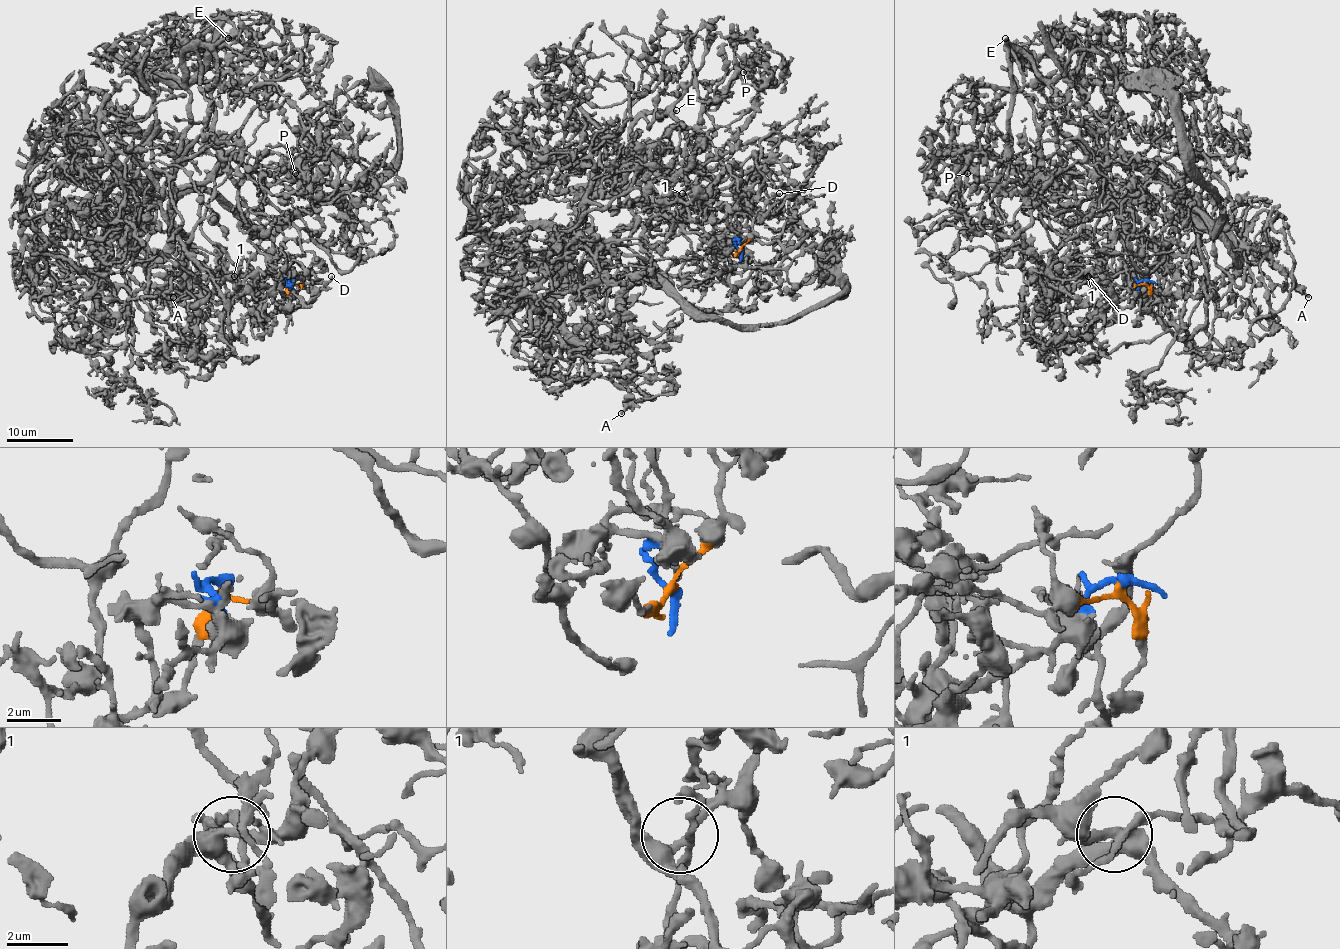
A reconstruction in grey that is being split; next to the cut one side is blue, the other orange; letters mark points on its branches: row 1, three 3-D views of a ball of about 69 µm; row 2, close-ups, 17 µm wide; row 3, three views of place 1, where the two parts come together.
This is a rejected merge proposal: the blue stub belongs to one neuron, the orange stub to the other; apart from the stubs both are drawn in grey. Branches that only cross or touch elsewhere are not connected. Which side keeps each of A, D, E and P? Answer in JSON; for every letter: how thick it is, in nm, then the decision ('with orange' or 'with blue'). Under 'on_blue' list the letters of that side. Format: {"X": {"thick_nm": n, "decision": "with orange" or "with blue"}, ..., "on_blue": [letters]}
{"A": {"thick_nm": 180, "decision": "with blue"}, "D": {"thick_nm": 180, "decision": "with orange"}, "E": {"thick_nm": 280, "decision": "with orange"}, "P": {"thick_nm": 160, "decision": "with orange"}, "on_blue": ["A"]}

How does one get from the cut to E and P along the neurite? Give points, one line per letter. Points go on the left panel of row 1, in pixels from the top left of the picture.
E: (292, 282), (305, 287), (250, 272), (219, 287), (161, 206), (189, 125), (184, 53), (229, 38)
P: (292, 282), (219, 287), (171, 229), (184, 53), (237, 183), (308, 183), (295, 173)

